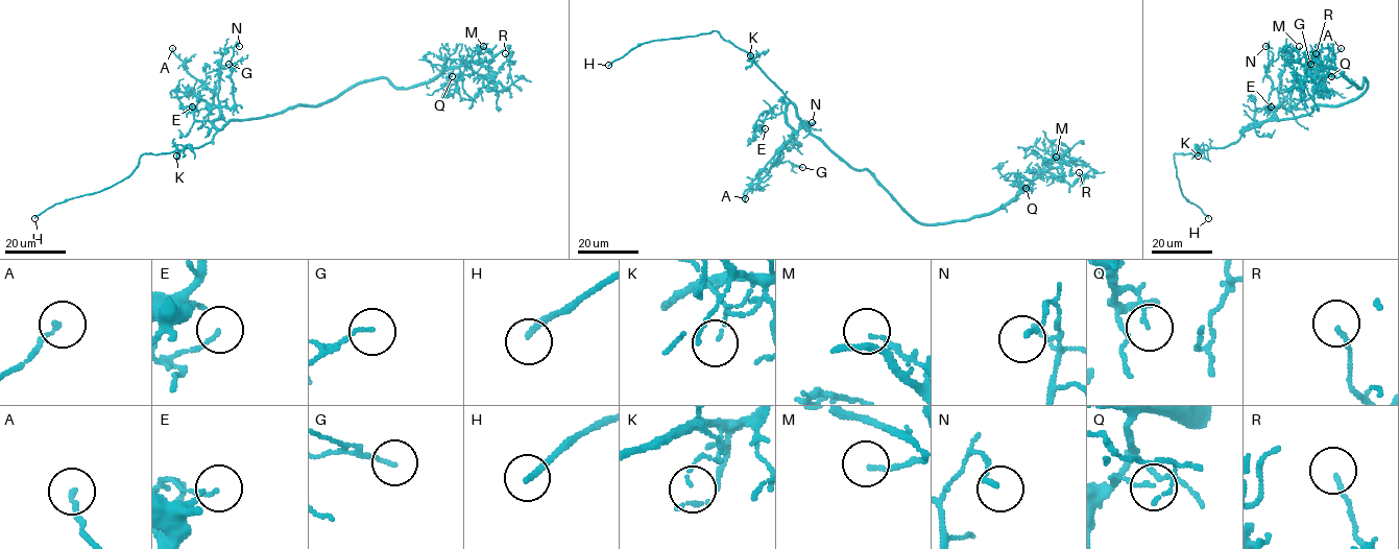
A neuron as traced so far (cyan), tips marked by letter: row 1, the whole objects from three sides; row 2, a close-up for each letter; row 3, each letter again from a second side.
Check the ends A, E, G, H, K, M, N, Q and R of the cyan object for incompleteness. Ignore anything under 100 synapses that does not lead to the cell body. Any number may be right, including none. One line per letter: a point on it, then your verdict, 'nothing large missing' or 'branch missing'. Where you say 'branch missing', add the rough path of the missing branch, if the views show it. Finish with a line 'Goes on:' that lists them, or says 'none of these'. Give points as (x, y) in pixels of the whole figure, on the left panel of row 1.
A: place (172, 48); nothing large missing
E: place (192, 106); nothing large missing
G: place (228, 64); nothing large missing
H: place (34, 218); branch missing; course (34, 218), (27, 232)
K: place (176, 156); nothing large missing
M: place (483, 46); nothing large missing
N: place (239, 46); nothing large missing
Q: place (452, 76); nothing large missing
R: place (505, 53); nothing large missing
Goes on: H

